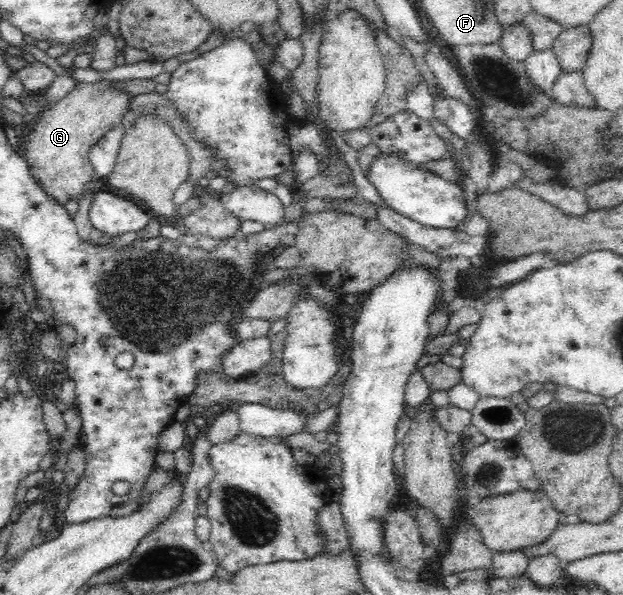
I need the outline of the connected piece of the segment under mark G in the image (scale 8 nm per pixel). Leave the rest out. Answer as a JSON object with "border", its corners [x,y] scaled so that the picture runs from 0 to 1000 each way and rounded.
{"border":[[[156,136],[124,139],[122,146],[101,163],[85,173],[82,180],[71,183],[61,193],[61,200],[55,210],[53,222],[43,227],[43,244],[39,267],[50,281],[50,292],[63,303],[63,309],[69,309],[69,319],[82,329],[88,329],[88,336],[95,343],[103,343],[111,334],[122,334],[132,326],[140,314],[143,304],[152,301],[149,281],[143,269],[146,247],[165,230],[175,217],[188,213],[194,208],[197,197],[210,188],[209,170],[212,160],[197,153],[186,153],[183,145],[189,136]]]}

